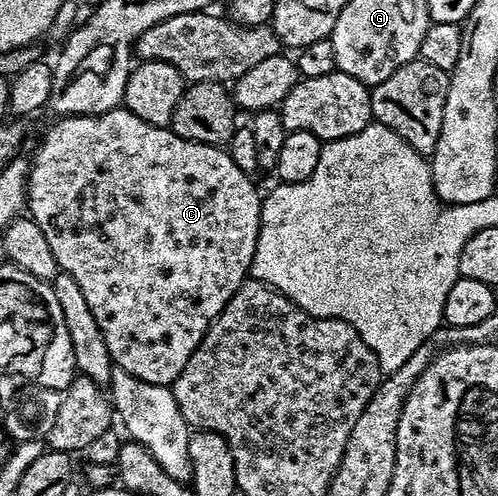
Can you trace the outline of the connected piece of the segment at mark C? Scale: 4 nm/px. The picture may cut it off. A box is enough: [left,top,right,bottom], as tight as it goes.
[28,107,262,386]

